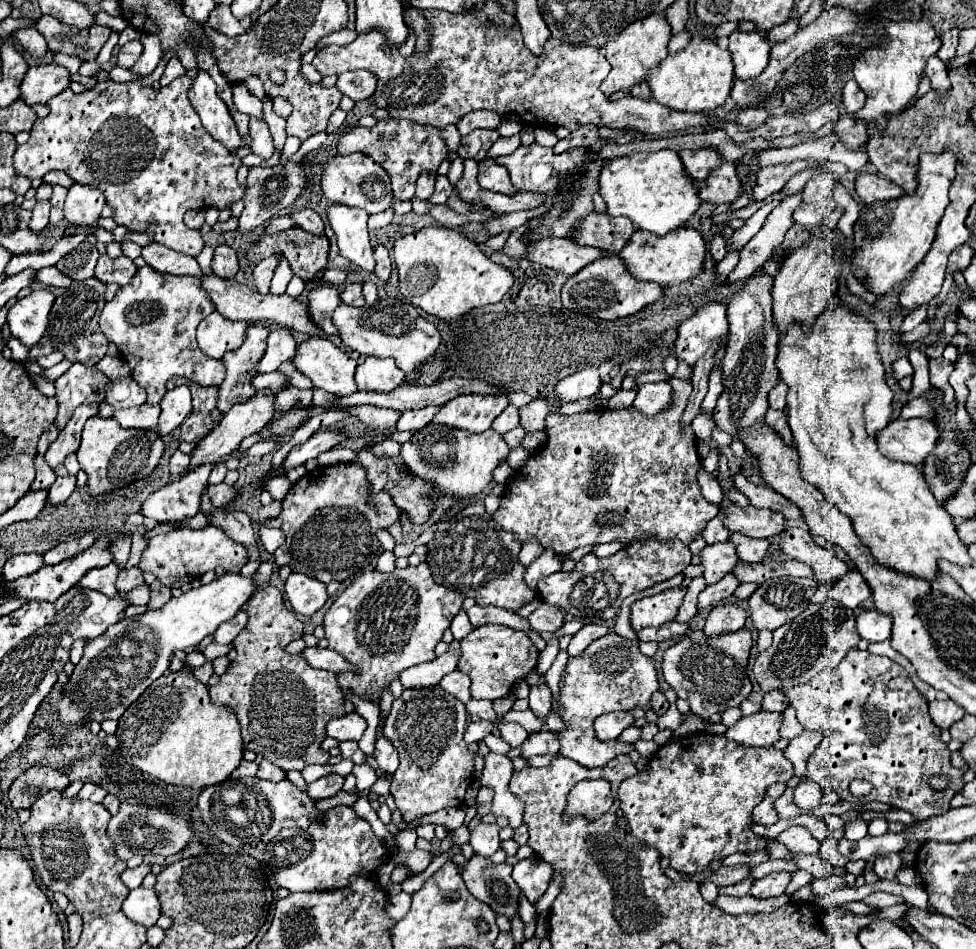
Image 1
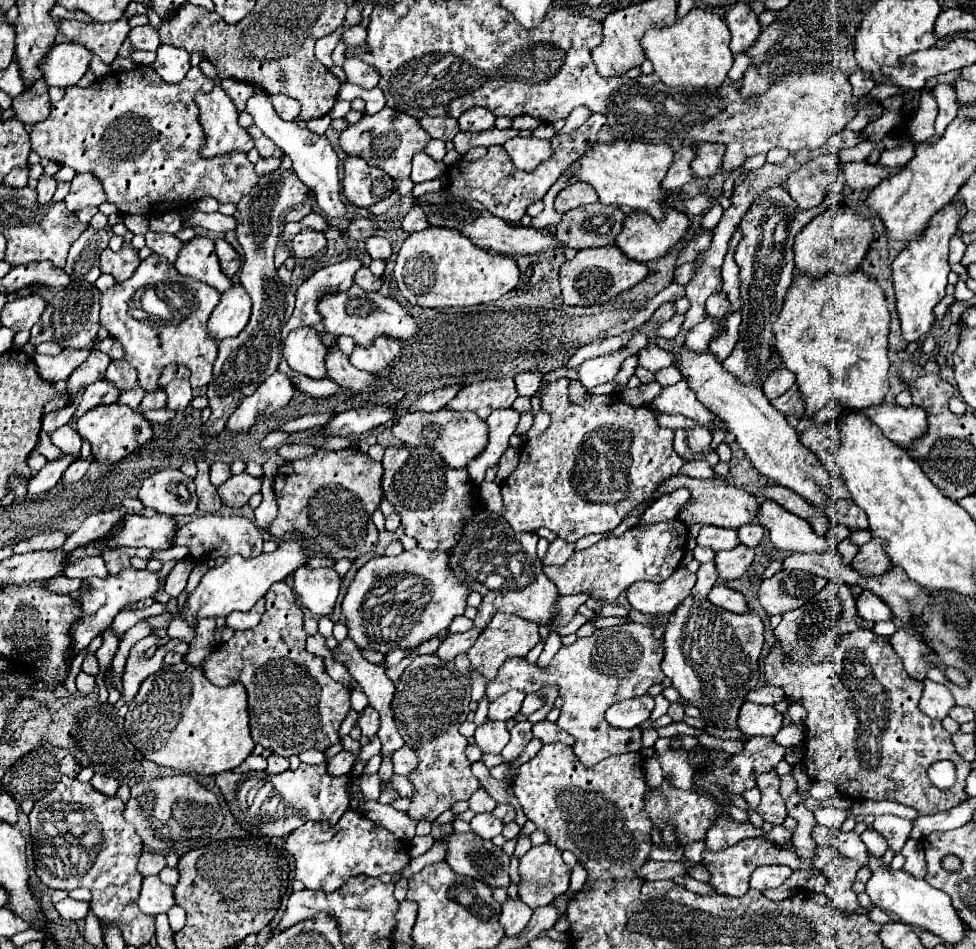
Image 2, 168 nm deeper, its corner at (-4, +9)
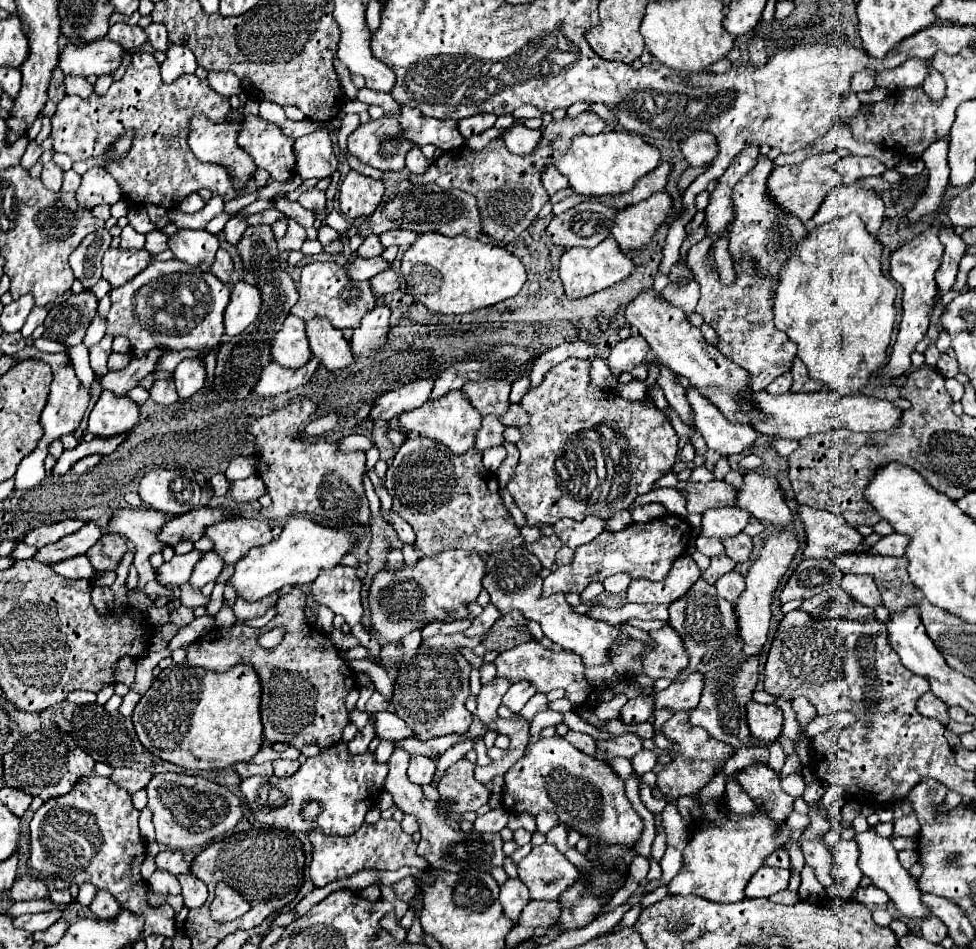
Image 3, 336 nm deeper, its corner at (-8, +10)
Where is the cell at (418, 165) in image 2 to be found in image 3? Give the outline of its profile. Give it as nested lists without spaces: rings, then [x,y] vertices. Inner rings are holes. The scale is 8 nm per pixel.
[[[413,147],[409,153],[407,153],[407,169],[411,173],[425,173],[429,167],[429,161],[425,159],[425,155],[421,153],[419,147]]]

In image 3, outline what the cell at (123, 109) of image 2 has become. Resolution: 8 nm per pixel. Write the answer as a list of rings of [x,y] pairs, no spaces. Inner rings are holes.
[[[135,53],[125,75],[119,81],[115,81],[105,95],[93,93],[87,99],[81,99],[77,95],[65,95],[63,101],[59,103],[55,115],[51,117],[51,135],[49,137],[53,139],[53,149],[57,153],[67,153],[73,161],[85,161],[91,157],[105,155],[115,145],[115,141],[119,137],[123,137],[127,131],[133,131],[133,143],[131,143],[129,153],[123,159],[111,159],[109,173],[117,179],[117,183],[123,191],[123,197],[139,207],[143,207],[145,203],[153,203],[157,207],[171,211],[171,209],[177,209],[179,203],[187,195],[197,193],[203,187],[219,193],[223,201],[231,201],[241,195],[255,193],[257,191],[255,179],[249,179],[249,187],[245,187],[245,191],[233,191],[233,179],[229,179],[229,171],[225,171],[225,167],[221,167],[217,163],[201,163],[191,153],[191,149],[187,145],[187,135],[189,135],[189,121],[197,111],[203,111],[209,119],[219,121],[231,111],[231,105],[229,105],[229,99],[221,97],[217,91],[211,89],[207,79],[199,79],[195,73],[181,75],[181,79],[175,79],[171,85],[165,85],[159,75],[159,63],[153,59],[153,55],[151,53],[139,53],[139,55]]]

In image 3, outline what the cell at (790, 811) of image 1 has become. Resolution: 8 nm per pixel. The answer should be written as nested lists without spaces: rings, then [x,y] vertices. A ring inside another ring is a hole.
[[[791,755],[791,757],[787,757],[787,761],[785,761],[783,769],[781,769],[781,777],[787,777],[791,773],[803,773],[803,769],[805,767],[801,767],[801,761],[797,759],[797,755]]]

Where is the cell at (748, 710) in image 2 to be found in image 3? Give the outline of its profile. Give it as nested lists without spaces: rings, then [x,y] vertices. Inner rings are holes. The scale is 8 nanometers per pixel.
[[[755,701],[747,703],[747,723],[751,735],[765,741],[775,741],[781,733],[783,713],[777,705],[761,705]]]

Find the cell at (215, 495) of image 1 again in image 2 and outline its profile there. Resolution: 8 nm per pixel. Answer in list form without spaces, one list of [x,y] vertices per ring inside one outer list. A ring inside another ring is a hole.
[[[247,472],[239,474],[239,476],[231,476],[217,492],[219,492],[219,498],[223,500],[225,506],[231,506],[231,508],[241,508],[249,502],[249,498],[253,494],[257,494],[261,490],[261,480],[259,478],[253,478],[249,476]]]

